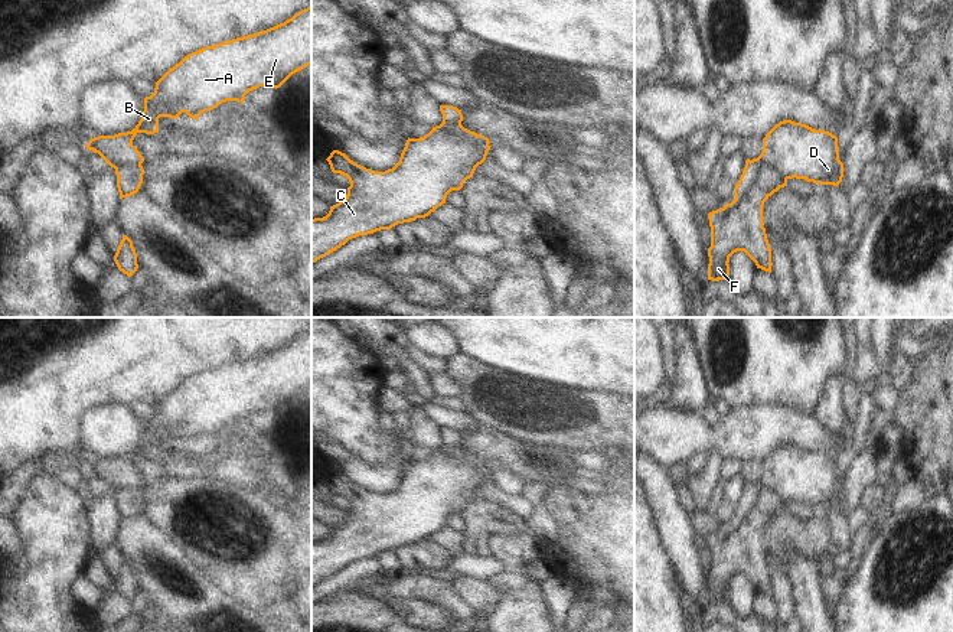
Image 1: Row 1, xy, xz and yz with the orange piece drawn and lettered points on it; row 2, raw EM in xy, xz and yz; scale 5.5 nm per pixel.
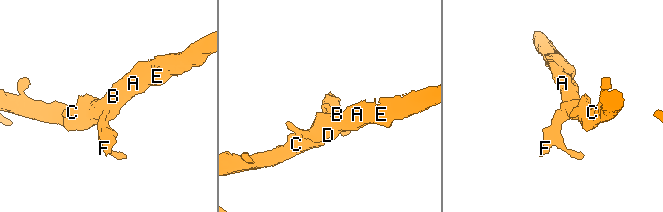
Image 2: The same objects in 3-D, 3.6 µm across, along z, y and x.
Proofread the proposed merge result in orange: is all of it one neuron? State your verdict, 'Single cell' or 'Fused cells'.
Fused cells

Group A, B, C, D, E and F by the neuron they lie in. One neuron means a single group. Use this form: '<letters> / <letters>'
A B C D E / F

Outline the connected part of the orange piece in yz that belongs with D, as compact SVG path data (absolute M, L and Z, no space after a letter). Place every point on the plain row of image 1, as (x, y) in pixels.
M792 443L776 447L763 462L761 478L745 483L734 511L735 521L747 517L764 488L787 502L804 502L820 508L838 509L843 501L838 460Z

